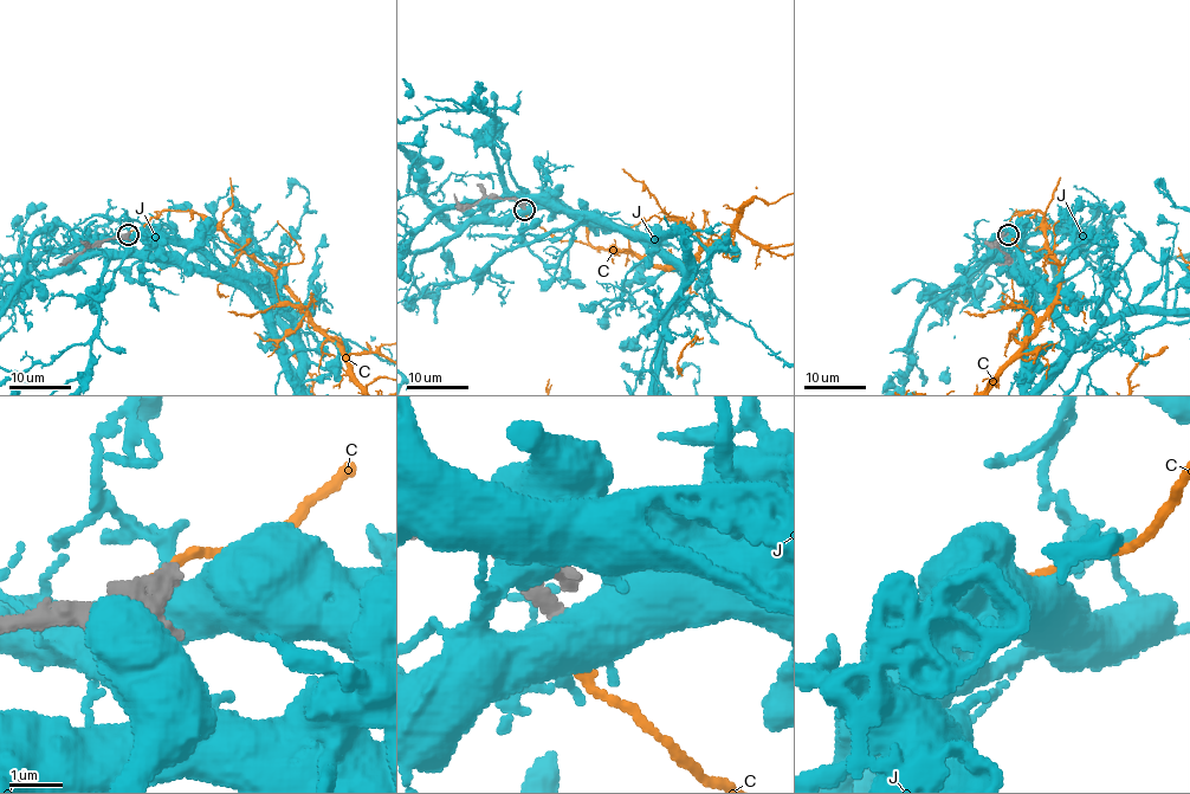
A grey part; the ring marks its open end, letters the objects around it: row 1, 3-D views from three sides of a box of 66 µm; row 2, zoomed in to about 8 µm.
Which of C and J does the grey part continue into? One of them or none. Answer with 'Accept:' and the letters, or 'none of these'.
Accept: none of these

